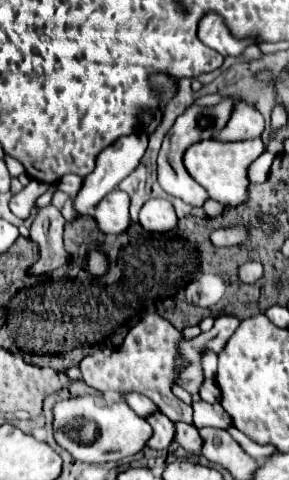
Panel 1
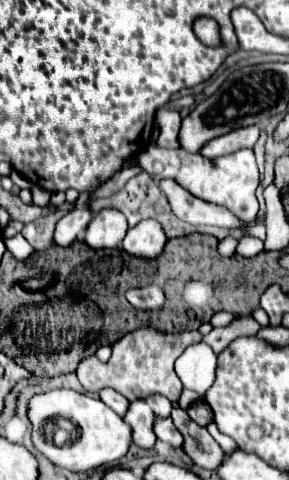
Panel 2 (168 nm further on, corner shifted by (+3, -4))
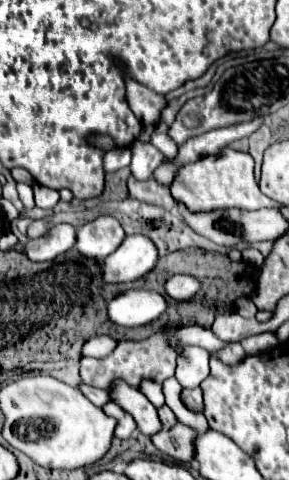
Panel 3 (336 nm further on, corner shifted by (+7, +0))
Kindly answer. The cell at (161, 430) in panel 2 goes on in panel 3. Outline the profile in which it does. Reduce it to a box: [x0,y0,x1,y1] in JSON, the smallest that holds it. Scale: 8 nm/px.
[109,381,161,435]

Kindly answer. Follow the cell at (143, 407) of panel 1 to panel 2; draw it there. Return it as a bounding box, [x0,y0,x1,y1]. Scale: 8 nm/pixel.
[99,389,129,417]

